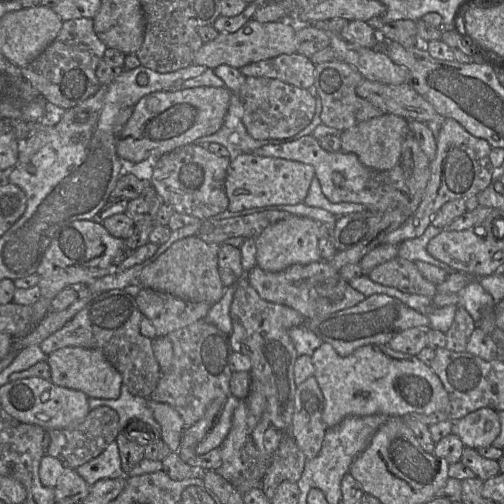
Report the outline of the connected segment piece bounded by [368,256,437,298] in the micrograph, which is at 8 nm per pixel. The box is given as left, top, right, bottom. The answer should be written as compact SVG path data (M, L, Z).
M398 256L376 266L368 277L378 284L396 288L407 294L432 298L437 293L437 285L422 276L415 262Z

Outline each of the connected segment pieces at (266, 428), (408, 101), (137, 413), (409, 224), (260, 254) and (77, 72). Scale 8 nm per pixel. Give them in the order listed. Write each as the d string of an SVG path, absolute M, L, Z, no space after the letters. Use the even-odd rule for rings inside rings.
M246 275L236 284L236 290L230 308L232 332L229 335L234 352L244 354L251 361L250 375L258 382L266 398L266 406L262 416L253 430L252 437L256 446L256 458L238 478L229 481L241 494L253 488L260 488L267 470L272 464L274 453L282 440L291 435L292 417L296 384L294 380L294 365L298 357L289 330L300 326L304 317L296 310L277 303L263 300L249 284Z
M363 79L357 87L357 94L385 113L407 120L428 123L441 117L433 105L408 83L392 85Z
M122 384L120 396L117 399L99 399L88 397L90 409L107 406L118 413L119 432L124 433L130 420L139 420L150 426L156 437L161 437L161 426L154 418L149 408L148 398L131 394L126 385Z
M444 118L437 137L436 155L431 161L431 176L423 199L417 210L398 229L387 235L383 243L400 245L406 240L421 236L446 202L467 199L486 189L498 171L490 161L491 150L492 146L488 141L473 136L456 120Z
M291 214L266 227L254 240L257 266L268 272L280 272L295 264L310 264L322 260L319 253L319 223L311 218Z
M91 18L66 20L53 42L37 58L22 67L21 74L51 105L67 110L98 91L100 83L95 71L106 49L94 32Z

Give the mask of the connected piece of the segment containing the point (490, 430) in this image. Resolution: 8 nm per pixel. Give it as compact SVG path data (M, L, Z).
M491 408L475 410L454 421L452 425L452 433L461 439L465 447L475 450L492 446L500 432L501 423L498 412Z

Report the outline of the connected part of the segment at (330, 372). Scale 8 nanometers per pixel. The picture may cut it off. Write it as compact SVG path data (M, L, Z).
M323 342L311 356L313 377L317 380L324 397L322 419L327 428L338 425L348 416L383 414L388 417L403 417L408 413L447 413L450 400L441 380L435 372L416 356L395 351L387 345L365 345L346 357L340 356L328 343Z

